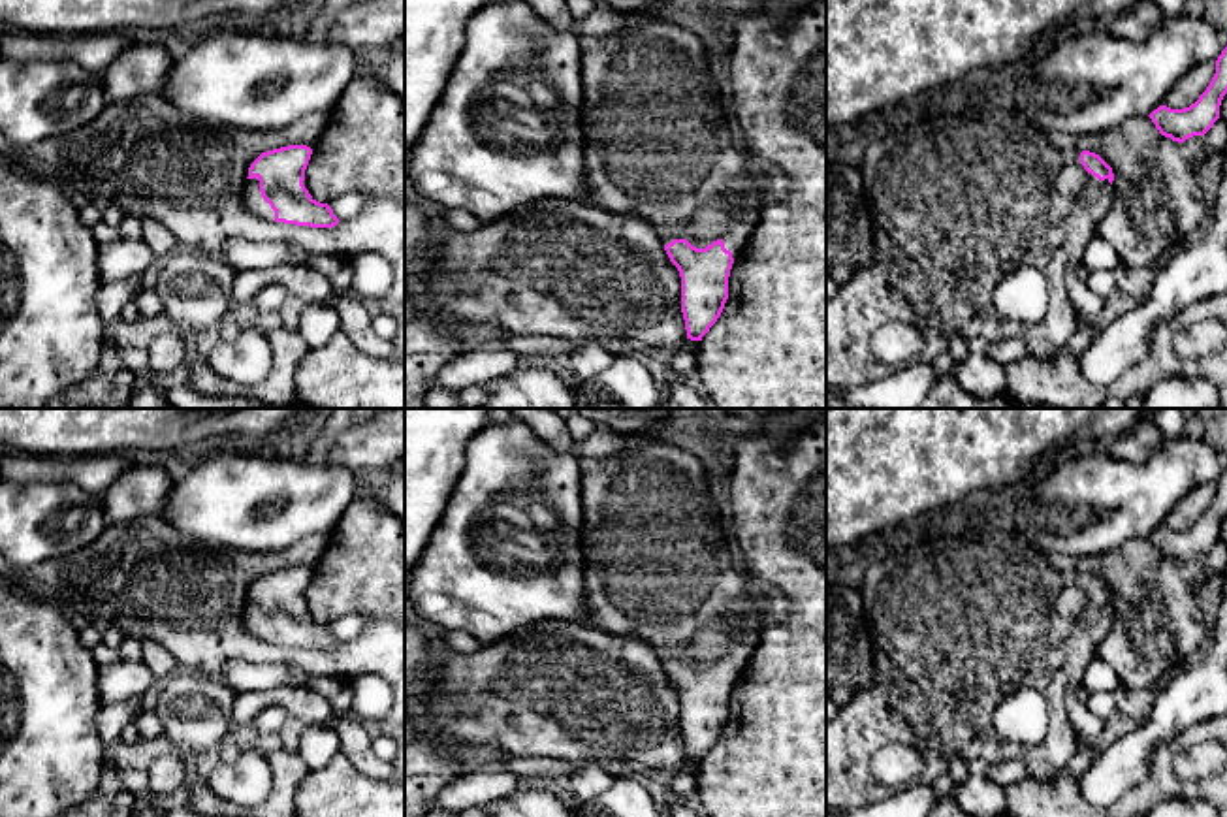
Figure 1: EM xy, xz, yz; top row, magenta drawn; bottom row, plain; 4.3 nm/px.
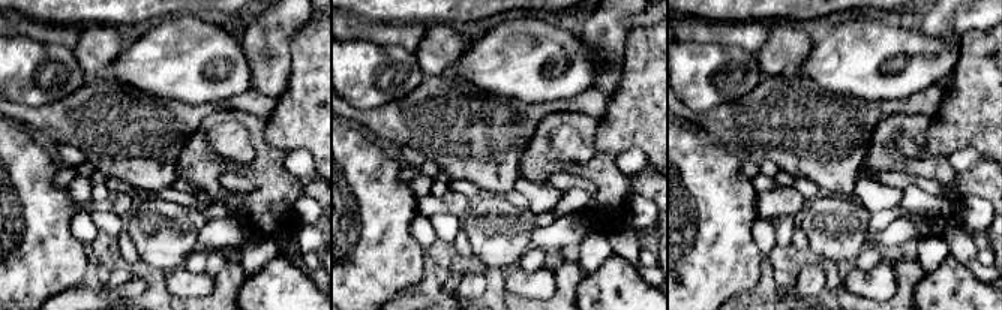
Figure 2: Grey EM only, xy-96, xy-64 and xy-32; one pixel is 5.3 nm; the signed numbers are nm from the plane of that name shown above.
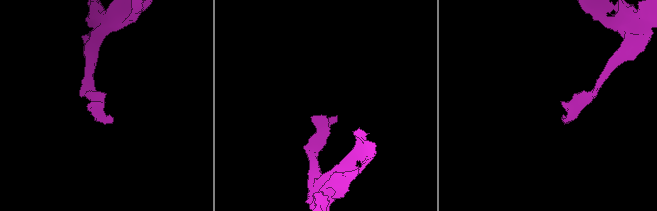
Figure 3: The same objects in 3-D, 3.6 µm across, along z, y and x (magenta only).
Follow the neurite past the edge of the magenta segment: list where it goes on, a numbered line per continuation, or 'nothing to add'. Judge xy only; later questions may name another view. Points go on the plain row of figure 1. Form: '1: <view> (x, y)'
1: xy (253, 622)

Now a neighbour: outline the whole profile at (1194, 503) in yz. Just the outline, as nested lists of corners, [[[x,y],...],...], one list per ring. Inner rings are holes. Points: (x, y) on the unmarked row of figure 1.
[[[1216,482],[1201,484],[1199,488],[1187,491],[1180,503],[1172,508],[1163,527],[1171,531],[1189,529],[1206,512],[1216,495]]]

